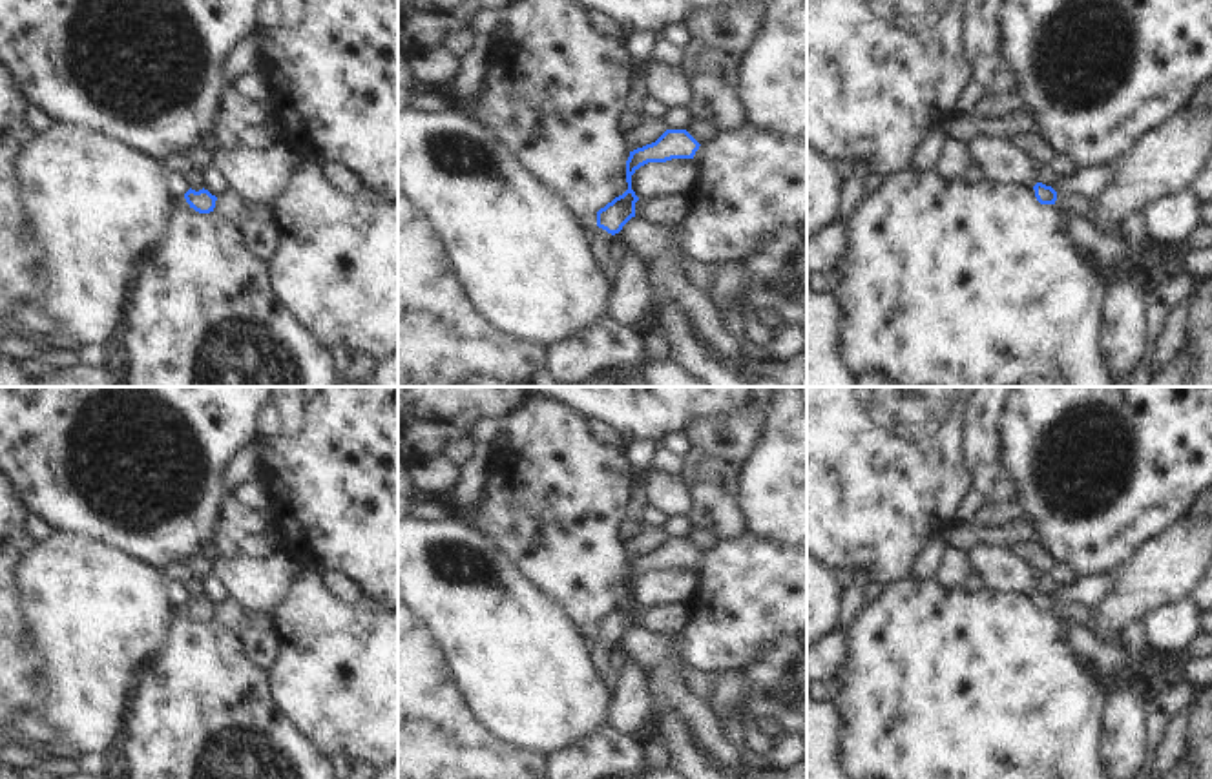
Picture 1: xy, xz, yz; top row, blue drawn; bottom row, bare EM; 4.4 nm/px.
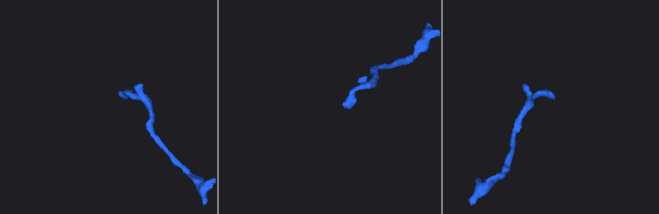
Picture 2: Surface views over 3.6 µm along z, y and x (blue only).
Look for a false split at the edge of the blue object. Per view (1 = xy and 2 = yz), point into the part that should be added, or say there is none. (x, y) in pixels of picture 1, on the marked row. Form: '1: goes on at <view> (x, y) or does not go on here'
1: does not go on here
2: goes on at yz (1068, 203)

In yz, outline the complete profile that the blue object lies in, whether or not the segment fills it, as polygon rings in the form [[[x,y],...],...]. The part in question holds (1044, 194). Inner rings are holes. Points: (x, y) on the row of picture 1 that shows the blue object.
[[[1037,182],[1033,190],[1040,204],[1055,204],[1068,219],[1079,215],[1082,219],[1093,221],[1095,217],[1095,201],[1090,201],[1081,193],[1057,193],[1051,186],[1046,186],[1042,182]]]

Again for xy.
[[[188,190],[186,193],[184,193],[184,199],[186,199],[186,203],[190,204],[190,208],[193,208],[195,212],[199,212],[199,213],[210,213],[210,212],[214,212],[214,208],[215,208],[215,201],[217,201],[217,197],[215,195],[212,195],[208,190],[199,190],[199,192],[195,192],[195,190]]]

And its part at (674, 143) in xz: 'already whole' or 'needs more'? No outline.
needs more

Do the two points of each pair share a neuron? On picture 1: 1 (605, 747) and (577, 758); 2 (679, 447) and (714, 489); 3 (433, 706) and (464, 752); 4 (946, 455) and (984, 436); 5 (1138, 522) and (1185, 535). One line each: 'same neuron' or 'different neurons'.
1: same neuron
2: different neurons
3: same neuron
4: different neurons
5: different neurons

